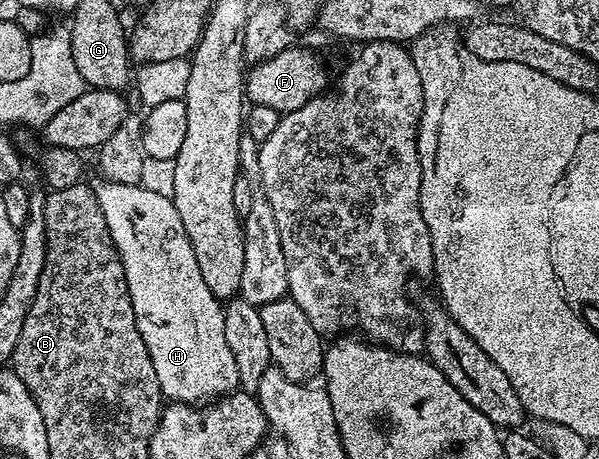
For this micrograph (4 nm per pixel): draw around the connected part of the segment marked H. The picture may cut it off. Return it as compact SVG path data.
M102 180L96 181L93 189L97 196L97 204L101 204L101 212L105 212L105 224L109 224L109 236L117 248L117 252L123 261L125 268L125 280L129 288L129 300L133 304L133 316L137 320L137 328L141 332L141 340L145 340L145 348L149 348L149 360L153 360L153 372L157 372L157 380L163 389L164 399L172 403L185 402L188 404L207 404L212 400L218 400L240 389L239 373L237 372L237 360L233 352L229 352L229 343L225 340L225 316L220 299L209 292L209 284L201 277L201 268L197 265L197 256L193 256L193 244L189 244L189 236L185 232L185 224L181 224L181 216L177 216L177 208L174 201L166 193L159 190L146 190L146 185L140 184L113 184Z

